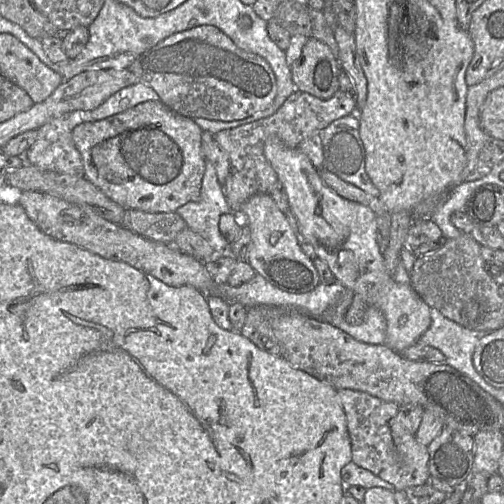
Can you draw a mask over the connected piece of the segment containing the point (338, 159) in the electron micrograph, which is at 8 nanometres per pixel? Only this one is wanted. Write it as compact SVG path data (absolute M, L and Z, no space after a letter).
M351 114L330 123L319 132L323 148L323 168L340 179L355 185L374 197L379 197L379 190L372 183L365 170L365 150L359 133L359 118Z

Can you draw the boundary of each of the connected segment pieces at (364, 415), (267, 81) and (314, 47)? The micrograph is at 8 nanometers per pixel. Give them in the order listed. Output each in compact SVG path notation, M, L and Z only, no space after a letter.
M337 390L338 399L345 412L351 440L352 461L391 483L396 490L424 484L429 478L428 447L417 442L399 420L399 405L386 402L368 393L351 390Z
M213 25L197 26L163 39L127 69L152 87L165 106L189 118L243 119L267 108L277 93L276 77L269 63L258 54L237 47Z
M312 36L290 70L296 89L317 98L329 99L339 90L340 60L336 60L327 44Z

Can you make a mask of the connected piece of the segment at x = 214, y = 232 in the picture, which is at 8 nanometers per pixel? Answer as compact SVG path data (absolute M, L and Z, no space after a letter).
M206 161L199 199L190 201L175 212L186 222L187 227L203 236L217 256L233 257L230 242L219 230L219 219L230 211L223 186L218 182L214 166Z

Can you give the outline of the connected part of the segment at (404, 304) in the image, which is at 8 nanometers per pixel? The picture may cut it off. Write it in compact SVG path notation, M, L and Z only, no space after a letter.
M277 136L266 139L264 155L287 194L289 208L297 219L301 234L313 246L317 257L327 263L339 283L360 295L368 307L382 312L387 324L385 345L400 353L417 343L431 324L431 308L410 284L397 283L386 271L375 240L378 230L375 213L326 186L310 159L298 148L286 146Z

